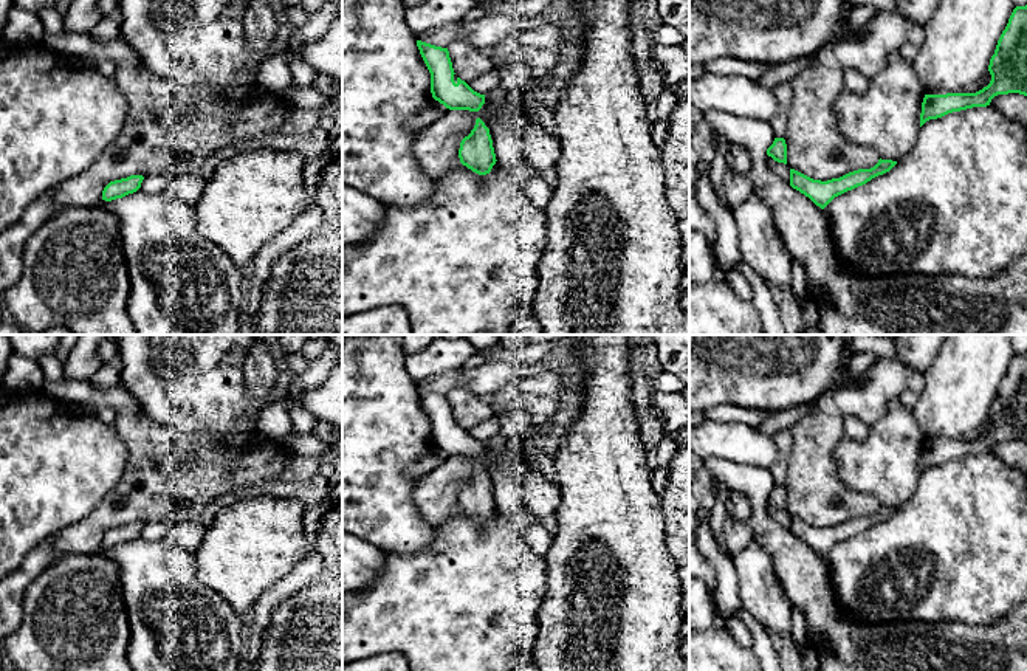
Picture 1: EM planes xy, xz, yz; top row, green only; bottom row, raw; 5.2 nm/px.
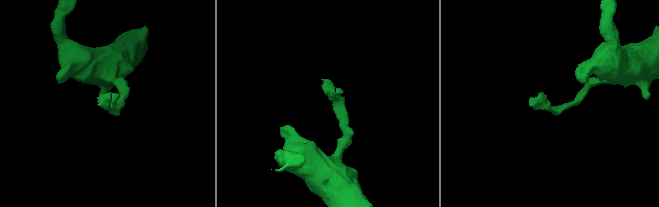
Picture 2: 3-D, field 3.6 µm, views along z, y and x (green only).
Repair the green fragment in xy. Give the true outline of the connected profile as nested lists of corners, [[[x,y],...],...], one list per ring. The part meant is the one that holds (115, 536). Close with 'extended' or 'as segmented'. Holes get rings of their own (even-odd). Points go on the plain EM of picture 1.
[[[130,522],[127,525],[110,528],[102,538],[102,547],[112,549],[133,541],[141,535],[143,527],[143,522]]] | as segmented

